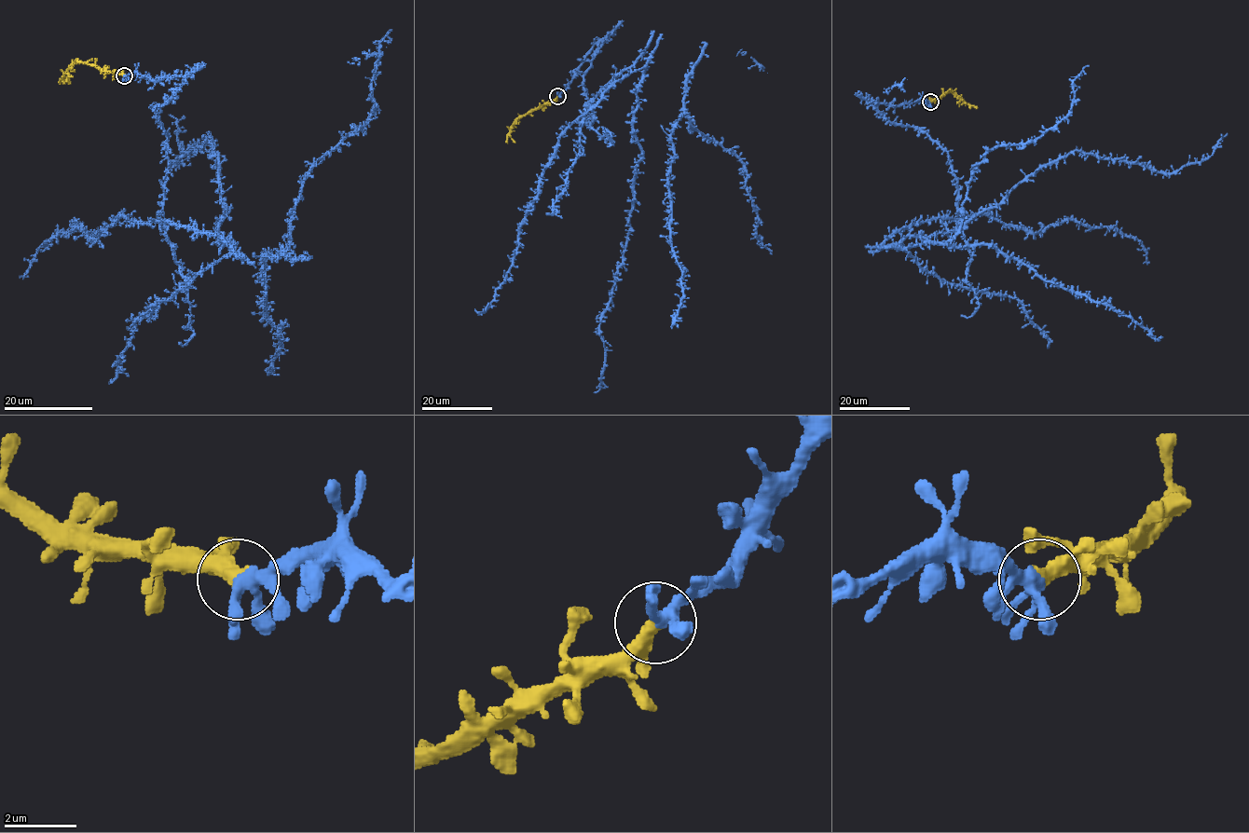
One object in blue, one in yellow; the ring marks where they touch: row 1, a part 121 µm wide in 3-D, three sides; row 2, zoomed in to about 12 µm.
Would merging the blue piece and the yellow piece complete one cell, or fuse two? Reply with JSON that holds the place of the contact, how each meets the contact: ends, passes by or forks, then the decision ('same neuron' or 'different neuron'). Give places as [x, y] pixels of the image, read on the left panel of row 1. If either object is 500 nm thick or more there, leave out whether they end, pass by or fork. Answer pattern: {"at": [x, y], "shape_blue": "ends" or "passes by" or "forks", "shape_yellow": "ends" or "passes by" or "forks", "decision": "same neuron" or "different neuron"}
{"at": [124, 75], "shape_blue": "forks", "shape_yellow": "ends", "decision": "same neuron"}

